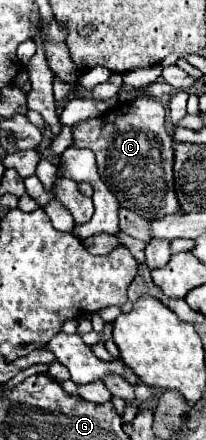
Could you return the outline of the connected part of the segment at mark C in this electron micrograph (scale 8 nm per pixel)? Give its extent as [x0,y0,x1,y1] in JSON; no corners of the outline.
[72,97,176,221]

